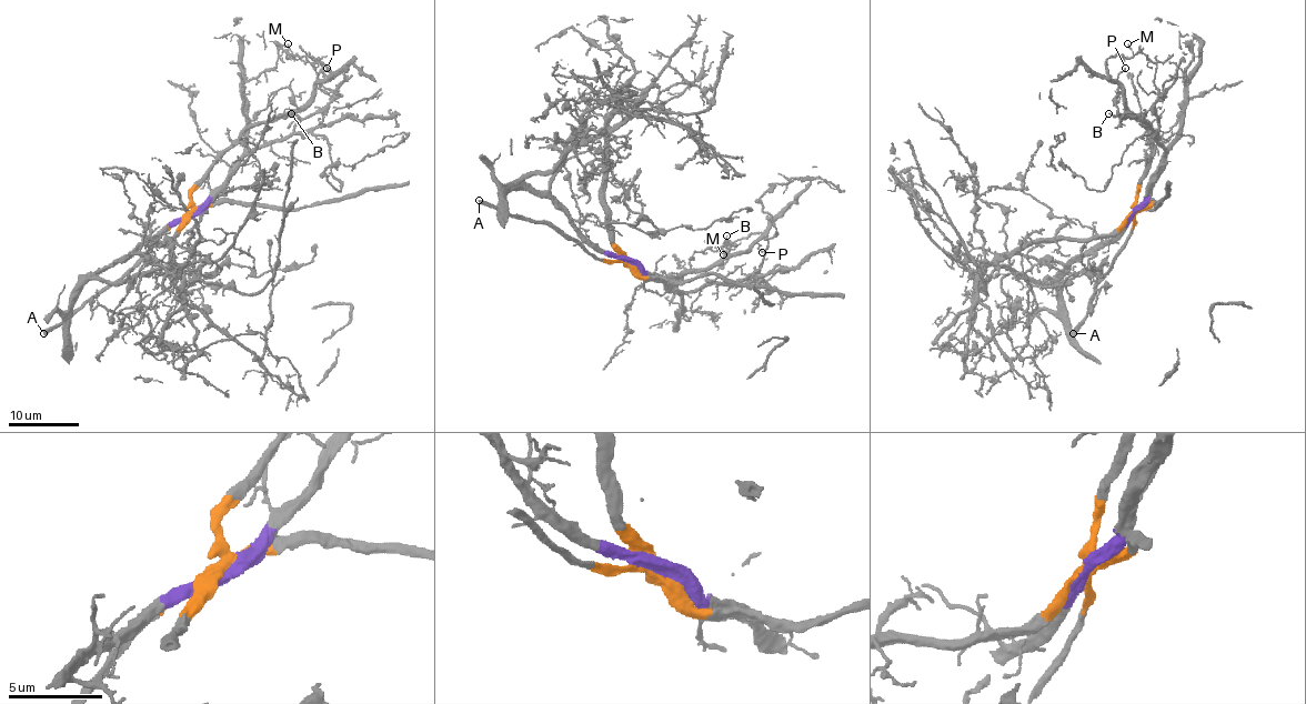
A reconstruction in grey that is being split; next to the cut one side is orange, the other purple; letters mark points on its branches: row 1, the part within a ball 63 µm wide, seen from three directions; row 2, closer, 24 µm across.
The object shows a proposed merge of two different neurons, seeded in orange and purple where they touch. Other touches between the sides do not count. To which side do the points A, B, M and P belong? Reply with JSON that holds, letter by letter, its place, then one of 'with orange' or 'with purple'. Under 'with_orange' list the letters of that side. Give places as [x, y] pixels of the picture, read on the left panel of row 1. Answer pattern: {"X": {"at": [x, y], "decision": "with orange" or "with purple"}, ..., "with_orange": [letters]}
{"A": {"at": [43, 333], "decision": "with orange"}, "B": {"at": [291, 113], "decision": "with orange"}, "M": {"at": [288, 43], "decision": "with orange"}, "P": {"at": [327, 68], "decision": "with orange"}, "with_orange": ["A", "B", "M", "P"]}

